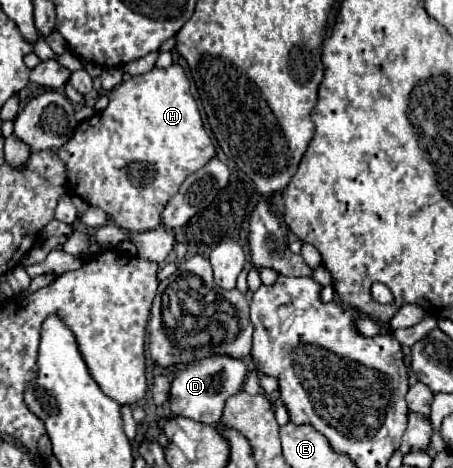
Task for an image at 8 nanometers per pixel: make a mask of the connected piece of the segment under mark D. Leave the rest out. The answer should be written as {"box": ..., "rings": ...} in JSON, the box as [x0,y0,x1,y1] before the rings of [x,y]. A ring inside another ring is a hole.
{"box":[171,357,247,425],"rings":[[[213,357],[213,361],[201,361],[201,365],[177,365],[177,375],[171,383],[171,411],[205,425],[217,425],[221,421],[225,397],[241,391],[247,365],[231,357]]]}

